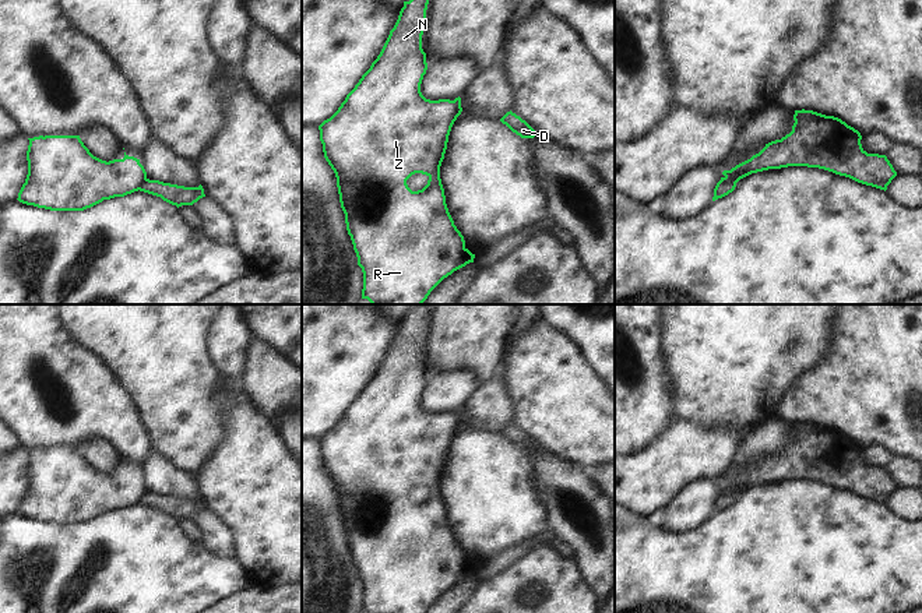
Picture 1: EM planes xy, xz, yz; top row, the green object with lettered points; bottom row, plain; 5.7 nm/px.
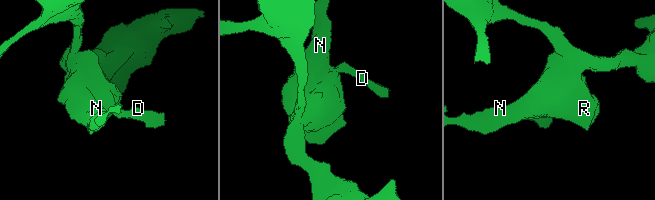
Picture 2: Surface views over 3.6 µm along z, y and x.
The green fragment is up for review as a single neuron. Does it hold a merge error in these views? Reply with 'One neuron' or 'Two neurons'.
Two neurons.

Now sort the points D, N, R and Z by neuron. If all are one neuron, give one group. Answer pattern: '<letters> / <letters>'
D / N R Z

